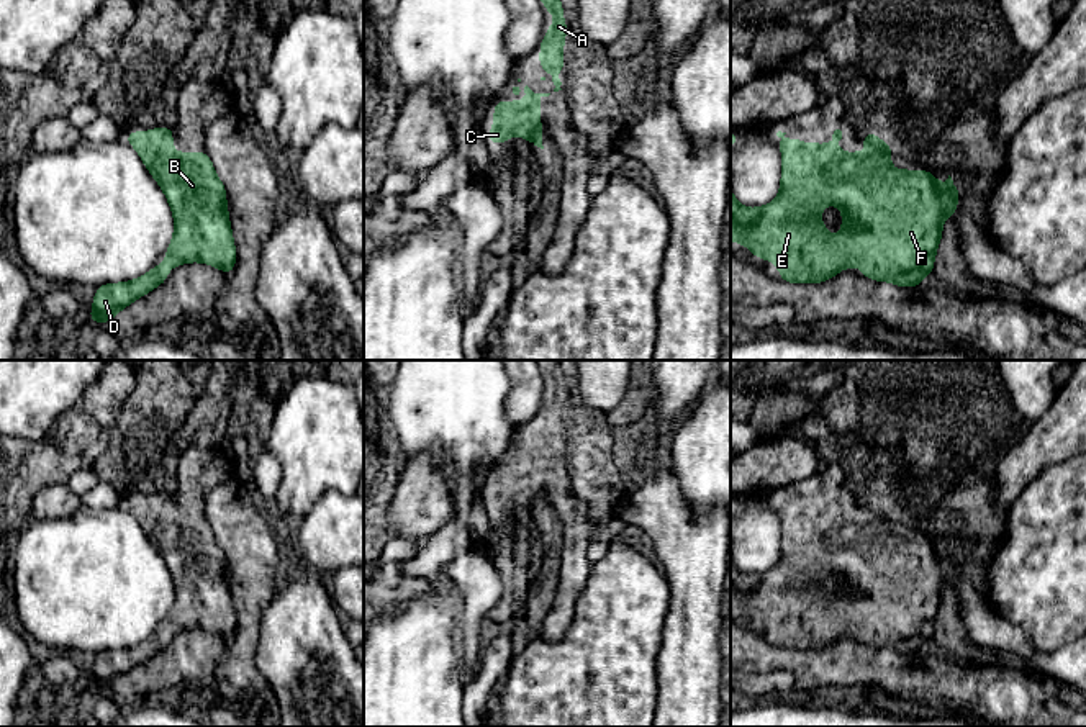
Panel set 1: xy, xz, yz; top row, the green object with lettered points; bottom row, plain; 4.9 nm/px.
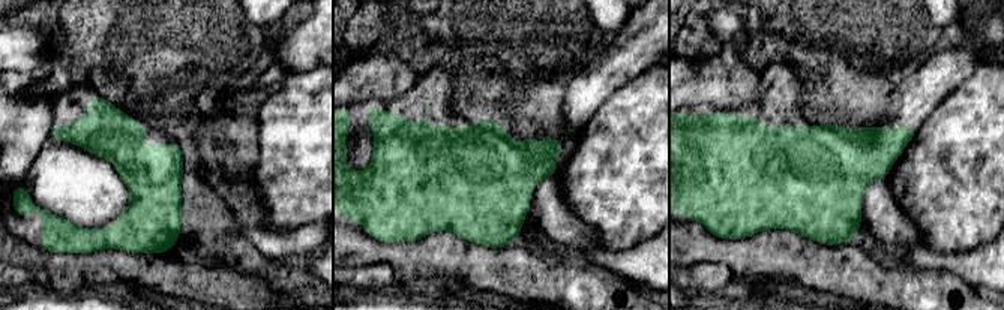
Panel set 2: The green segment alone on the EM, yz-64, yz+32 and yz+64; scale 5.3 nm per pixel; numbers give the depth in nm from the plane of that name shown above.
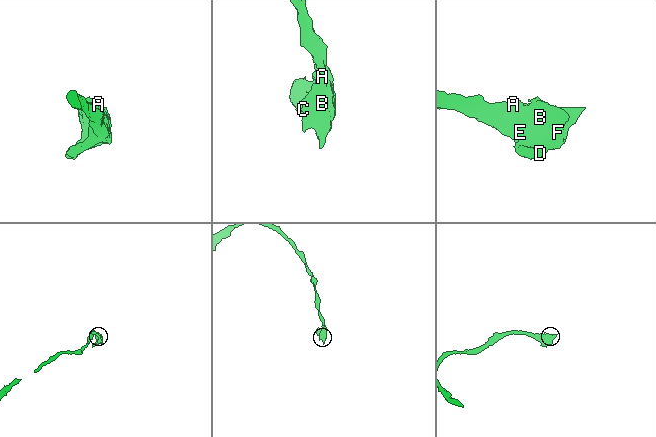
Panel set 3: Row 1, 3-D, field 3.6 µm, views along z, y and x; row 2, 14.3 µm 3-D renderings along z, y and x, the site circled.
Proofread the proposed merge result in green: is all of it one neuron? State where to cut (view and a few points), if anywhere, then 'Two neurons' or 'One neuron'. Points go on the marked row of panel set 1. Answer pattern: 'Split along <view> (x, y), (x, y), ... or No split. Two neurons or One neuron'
No split. One neuron

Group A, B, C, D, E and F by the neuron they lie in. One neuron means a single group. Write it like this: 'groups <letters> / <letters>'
groups A B C D E F

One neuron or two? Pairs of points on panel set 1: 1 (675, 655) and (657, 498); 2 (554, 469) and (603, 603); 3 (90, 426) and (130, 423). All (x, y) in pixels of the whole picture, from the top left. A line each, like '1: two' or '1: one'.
1: one
2: two
3: two

